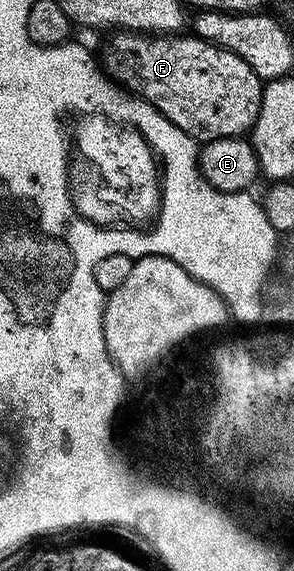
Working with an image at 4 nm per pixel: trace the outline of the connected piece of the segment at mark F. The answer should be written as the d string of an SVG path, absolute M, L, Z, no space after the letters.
M133 32L115 33L115 38L106 46L106 62L110 65L109 77L131 95L150 103L176 128L188 132L199 143L205 144L217 138L236 138L245 135L253 127L260 112L263 79L256 76L240 56L231 50L220 50L200 37L150 36Z

